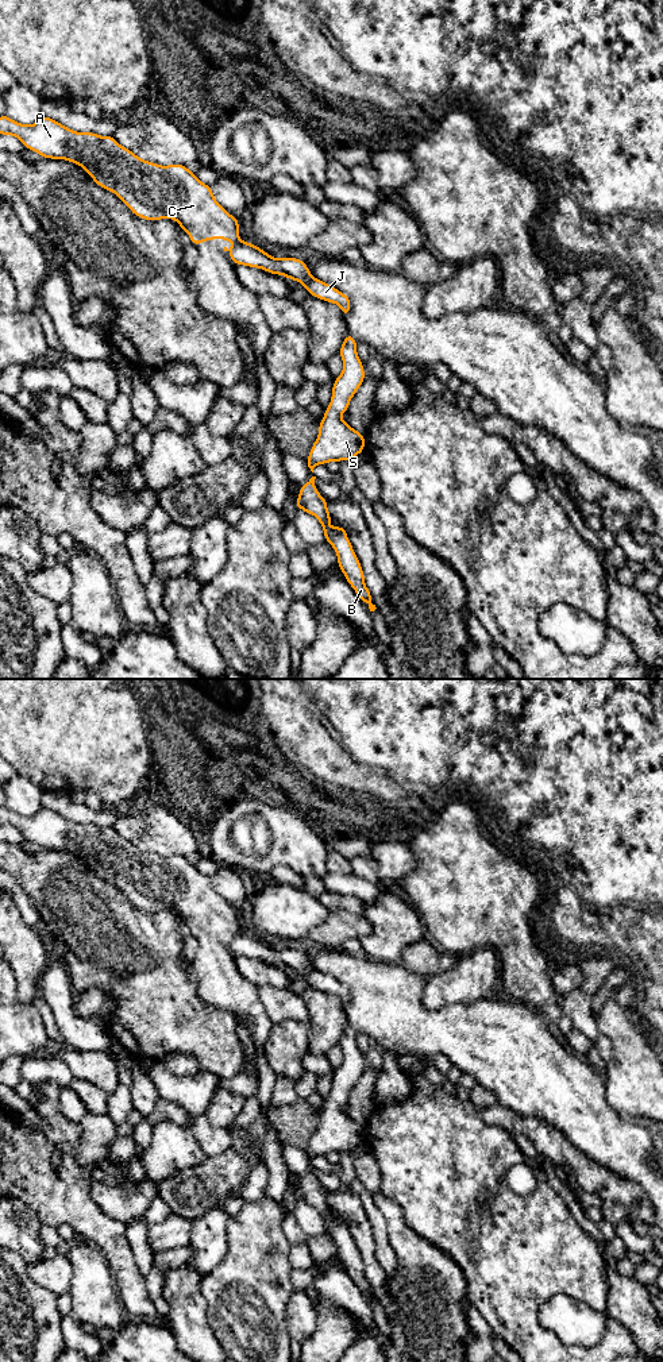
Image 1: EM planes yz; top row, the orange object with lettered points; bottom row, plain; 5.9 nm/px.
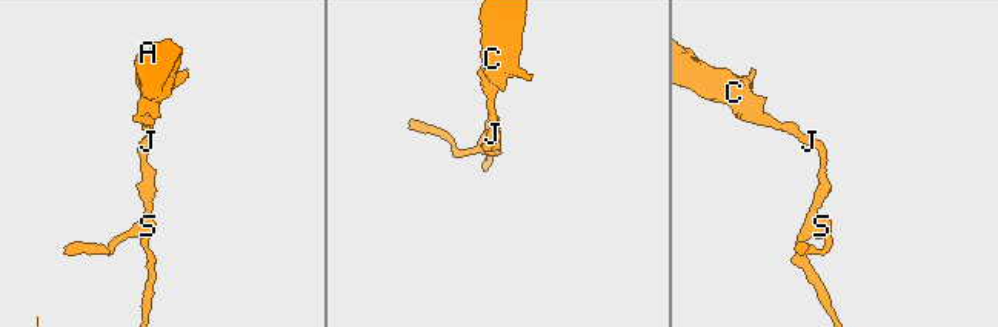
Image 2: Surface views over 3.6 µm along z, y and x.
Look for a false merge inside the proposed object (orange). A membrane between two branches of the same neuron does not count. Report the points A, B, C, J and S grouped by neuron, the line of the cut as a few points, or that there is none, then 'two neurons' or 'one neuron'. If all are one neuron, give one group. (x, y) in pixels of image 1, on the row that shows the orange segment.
A C / B J S | yz (239, 240), (230, 251) | two neurons

